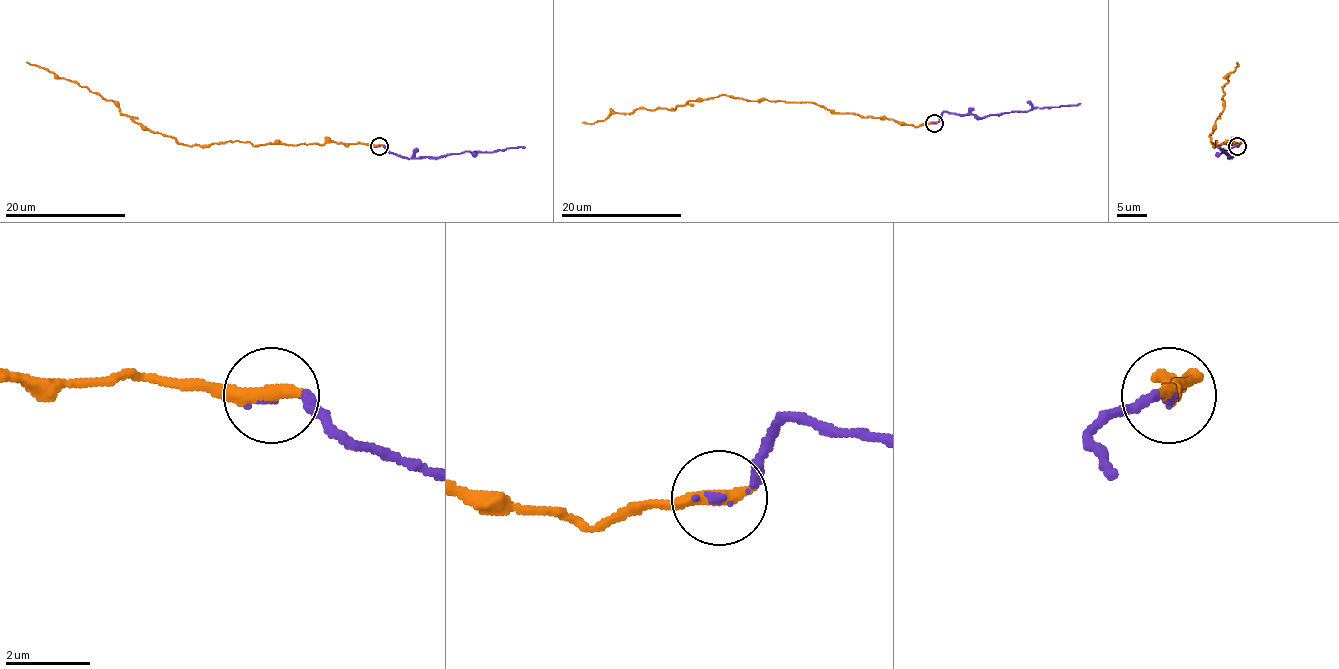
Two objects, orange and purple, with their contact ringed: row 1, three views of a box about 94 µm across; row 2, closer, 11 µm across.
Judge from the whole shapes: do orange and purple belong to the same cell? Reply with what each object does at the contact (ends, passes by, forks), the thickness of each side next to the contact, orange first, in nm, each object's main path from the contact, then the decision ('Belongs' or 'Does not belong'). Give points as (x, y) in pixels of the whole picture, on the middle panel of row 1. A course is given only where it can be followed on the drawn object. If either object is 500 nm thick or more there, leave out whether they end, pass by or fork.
At the ring orange ends. At the ring purple ends. Thickness 440 nm (orange) against 100 nm. Course of orange: (934, 122), (901, 125), (886, 118), (830, 112), (807, 101), (729, 95), (581, 122). Course of purple: (934, 124), (944, 112), (985, 118), (1005, 112), (1027, 112), (1036, 107), (1080, 103). Belongs

